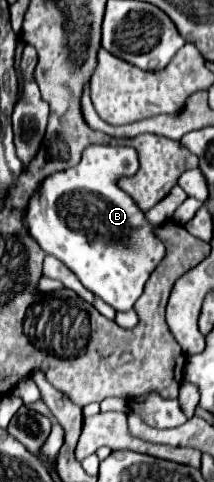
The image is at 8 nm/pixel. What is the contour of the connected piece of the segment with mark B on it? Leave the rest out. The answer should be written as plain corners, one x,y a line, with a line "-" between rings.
93,145
83,151
83,159
73,169
55,173
43,181
39,191
31,197
27,209
27,223
31,235
37,239
41,249
47,255
57,257
65,263
71,273
99,299
109,303
115,311
131,311
149,275
155,271
157,263
163,261
165,245
157,237
159,225
147,223
145,211
117,187
117,179
134,175
139,169
137,153
131,147
111,147
111,145

